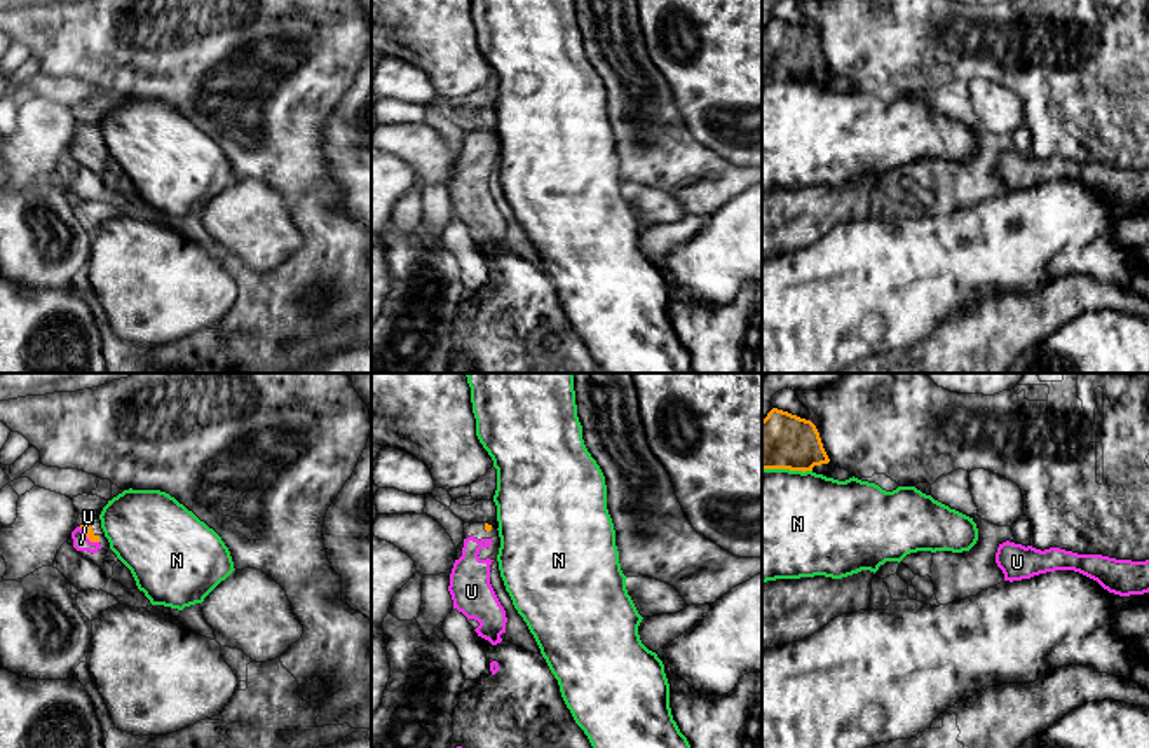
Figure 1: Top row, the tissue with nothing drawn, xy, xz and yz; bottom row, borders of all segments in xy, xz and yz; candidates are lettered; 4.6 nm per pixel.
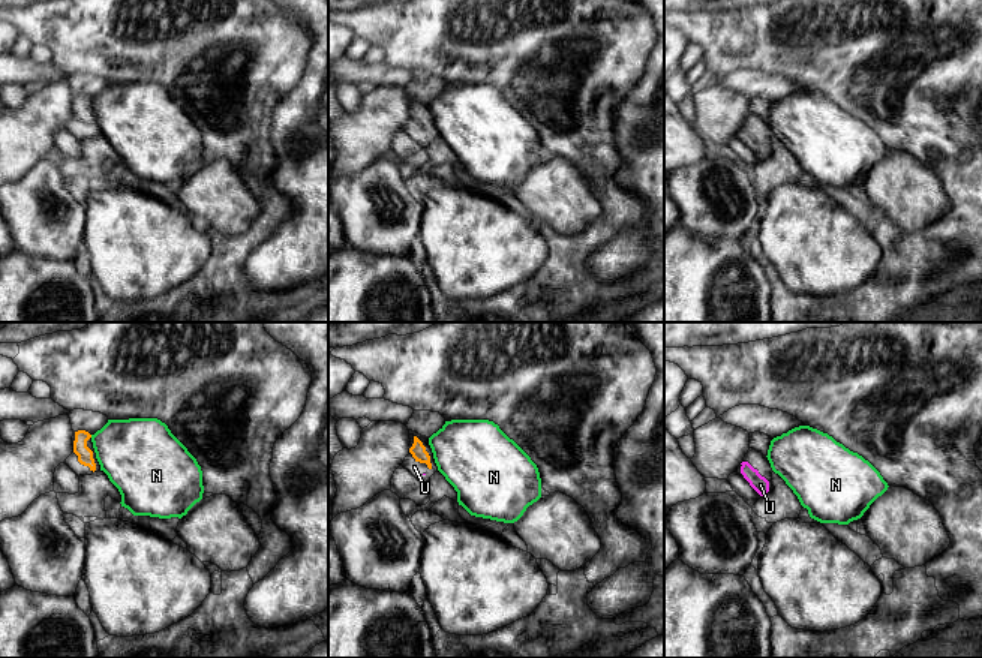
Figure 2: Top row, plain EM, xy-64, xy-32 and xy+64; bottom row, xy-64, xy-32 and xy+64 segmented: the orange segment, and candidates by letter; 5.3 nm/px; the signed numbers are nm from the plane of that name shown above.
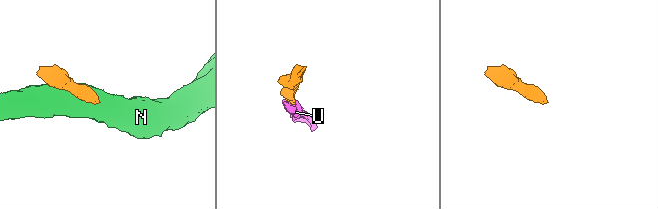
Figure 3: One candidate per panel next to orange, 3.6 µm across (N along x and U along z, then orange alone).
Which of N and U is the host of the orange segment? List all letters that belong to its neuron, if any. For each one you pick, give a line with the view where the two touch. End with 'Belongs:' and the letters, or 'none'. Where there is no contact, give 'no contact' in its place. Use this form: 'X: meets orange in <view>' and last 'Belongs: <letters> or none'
U: meets orange in xy
Belongs: U

